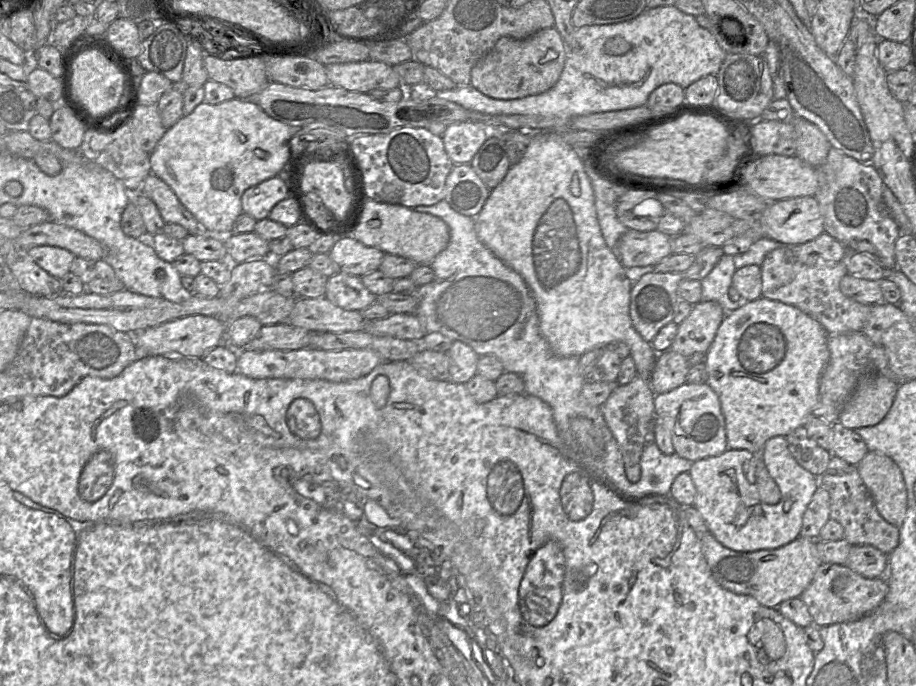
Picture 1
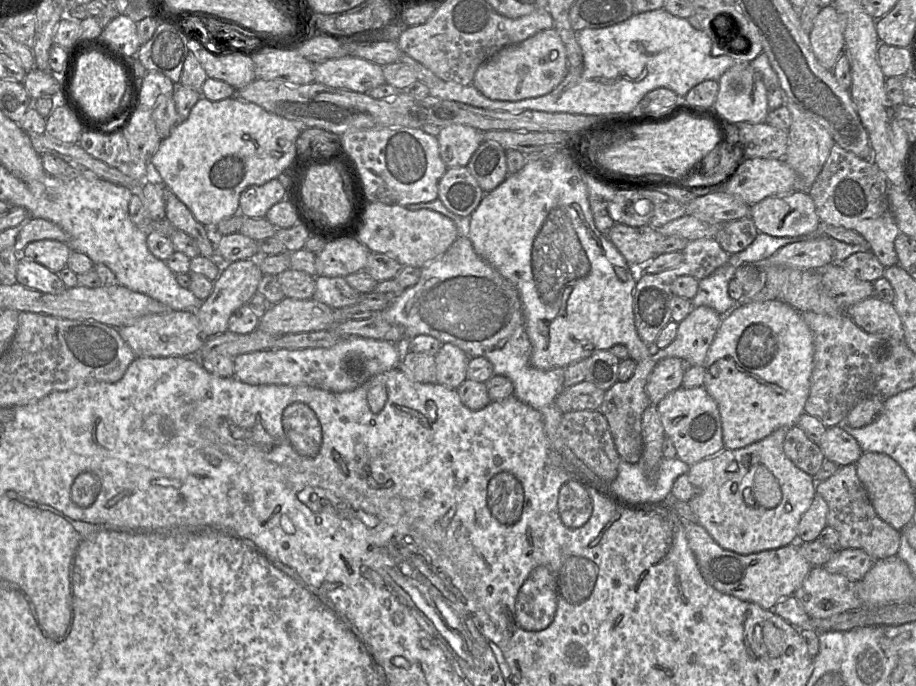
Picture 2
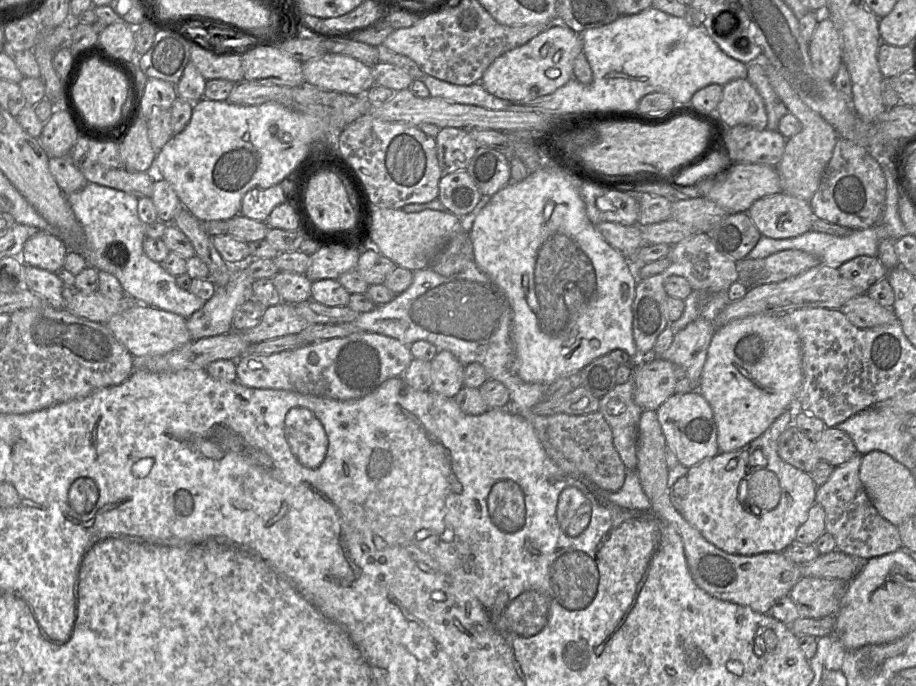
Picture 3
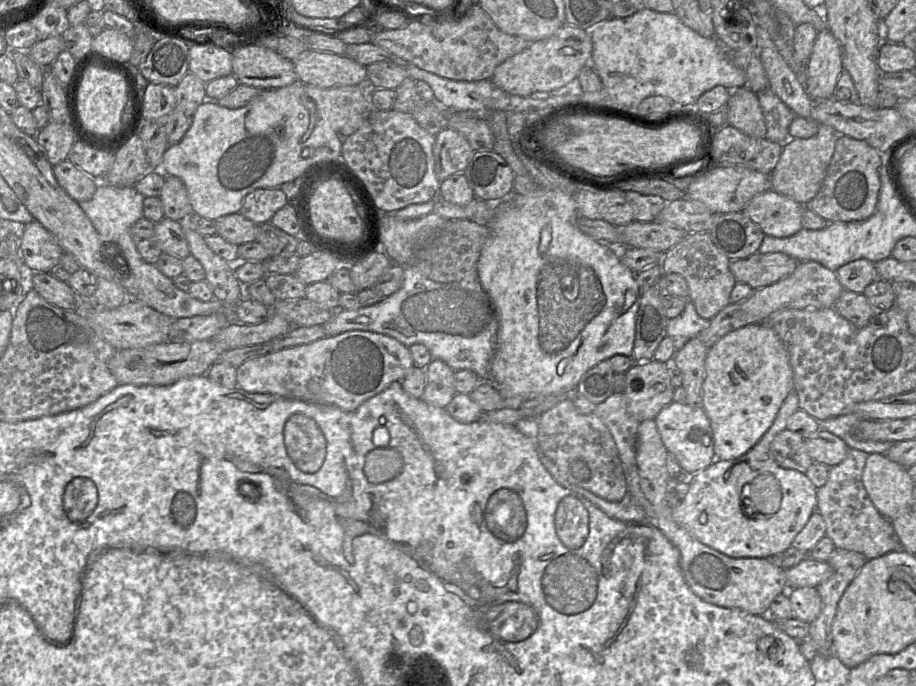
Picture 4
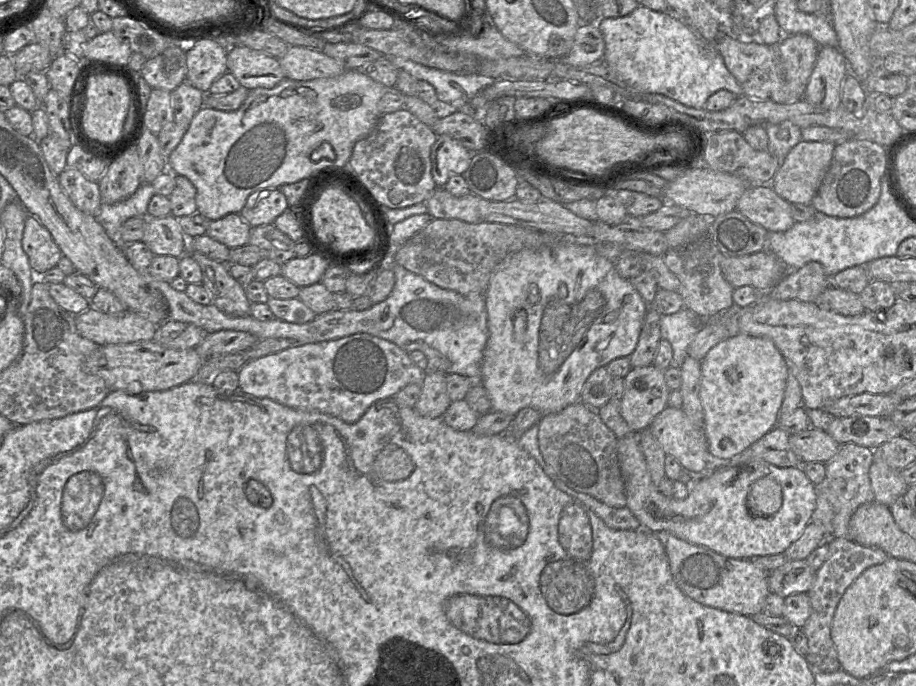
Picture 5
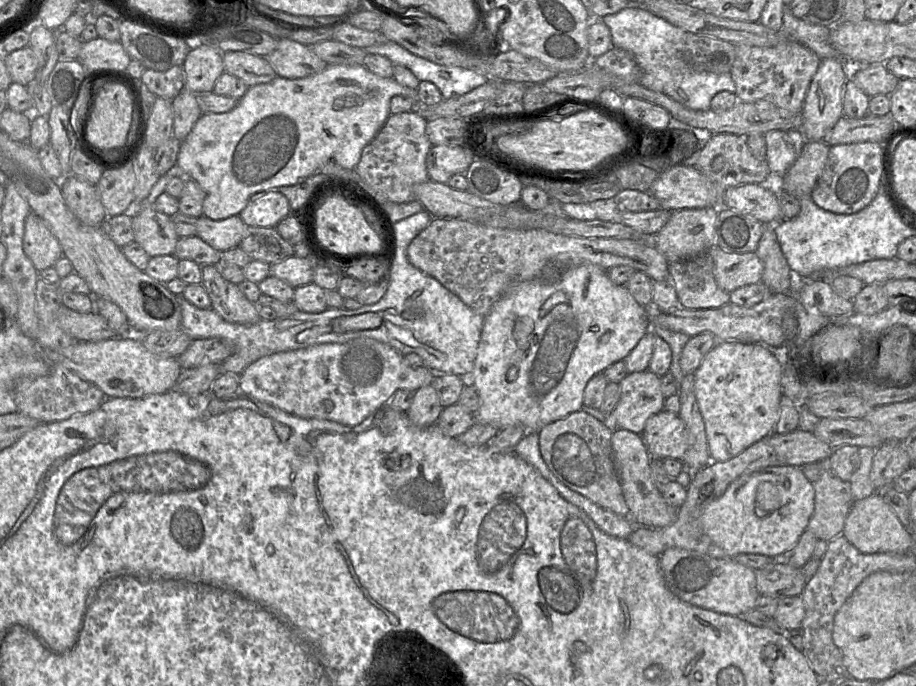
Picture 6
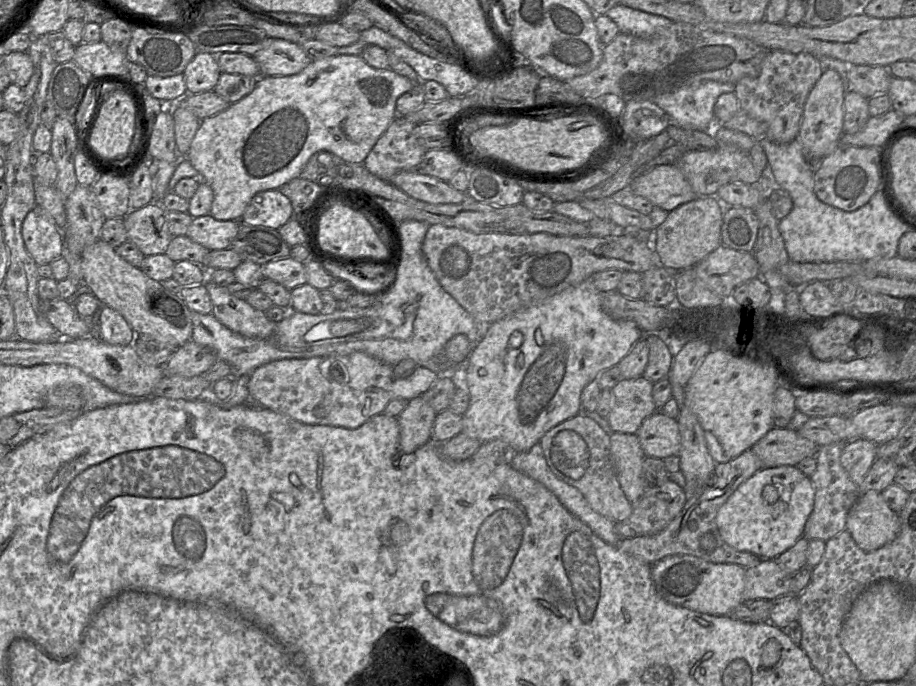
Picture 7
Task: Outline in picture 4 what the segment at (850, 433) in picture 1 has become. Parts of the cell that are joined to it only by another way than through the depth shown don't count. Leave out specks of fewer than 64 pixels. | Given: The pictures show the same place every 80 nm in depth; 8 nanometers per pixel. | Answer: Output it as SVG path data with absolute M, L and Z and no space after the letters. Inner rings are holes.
M824 429L805 438L805 445L813 462L823 463L828 467L842 462L849 450L841 438Z

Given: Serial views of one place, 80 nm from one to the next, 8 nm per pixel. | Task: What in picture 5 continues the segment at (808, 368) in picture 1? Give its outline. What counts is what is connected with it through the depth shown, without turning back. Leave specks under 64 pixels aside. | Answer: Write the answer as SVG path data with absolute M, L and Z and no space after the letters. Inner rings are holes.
M739 333L709 350L701 361L699 395L712 461L729 461L777 425L787 374L787 363L769 338Z

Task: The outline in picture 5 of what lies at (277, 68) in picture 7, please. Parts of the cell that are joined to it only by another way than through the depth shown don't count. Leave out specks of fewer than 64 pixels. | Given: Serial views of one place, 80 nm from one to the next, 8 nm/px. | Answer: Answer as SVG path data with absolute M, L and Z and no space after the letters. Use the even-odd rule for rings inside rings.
M291 46L278 61L285 78L298 81L336 77L346 71L343 65L321 50L301 46Z

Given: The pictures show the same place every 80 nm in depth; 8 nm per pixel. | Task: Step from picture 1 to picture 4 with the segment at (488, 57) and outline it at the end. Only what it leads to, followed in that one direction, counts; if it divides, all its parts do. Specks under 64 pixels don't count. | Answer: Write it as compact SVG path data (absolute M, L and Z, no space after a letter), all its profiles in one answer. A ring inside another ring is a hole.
M565 23L552 36L533 42L528 48L502 62L496 67L491 80L497 87L513 95L530 96L535 92L551 92L567 85L585 65L590 65L591 54L592 40L586 30Z

